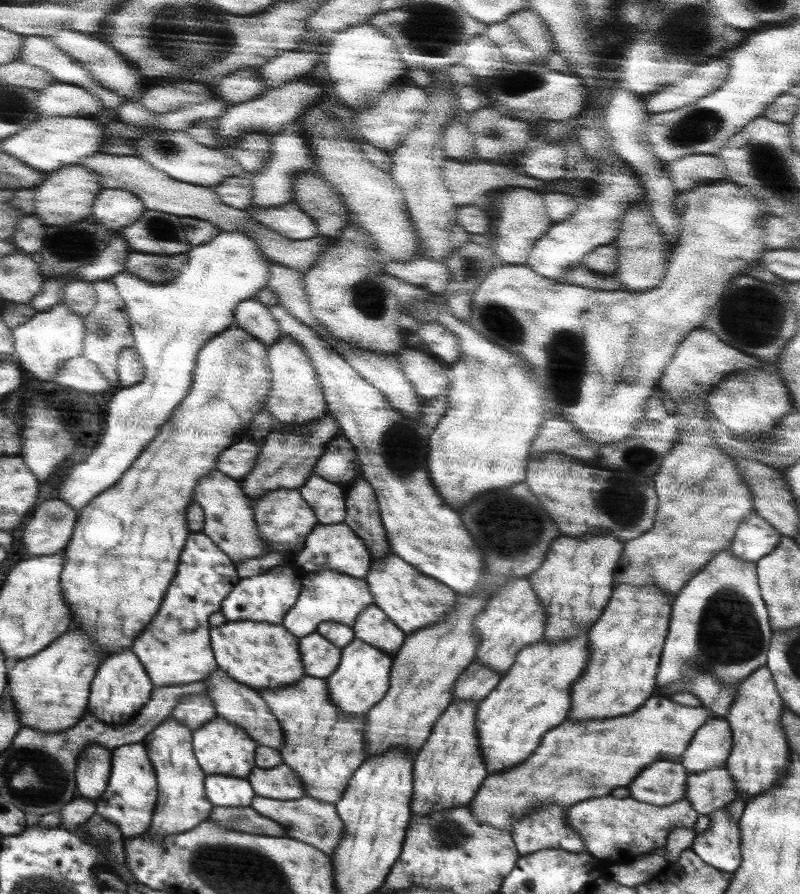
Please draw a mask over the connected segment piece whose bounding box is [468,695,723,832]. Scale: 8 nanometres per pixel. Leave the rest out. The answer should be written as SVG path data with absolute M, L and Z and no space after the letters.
M655 695L647 701L648 704L639 706L636 712L630 713L620 717L604 718L604 720L584 720L584 722L564 722L564 726L555 726L554 730L551 730L552 734L548 732L546 736L543 737L542 745L535 751L535 753L519 763L517 766L512 766L508 770L500 773L494 773L486 778L482 785L480 785L479 792L476 792L474 800L470 801L468 806L474 812L475 817L480 821L485 821L486 823L491 823L495 827L504 829L512 832L512 824L520 820L520 817L528 816L528 813L532 812L532 809L540 809L542 805L548 805L551 802L556 805L566 805L570 807L578 802L586 801L592 798L592 796L606 796L610 794L614 788L618 786L628 786L640 772L642 768L646 768L648 764L656 762L656 760L672 760L672 762L680 762L680 756L684 753L684 750L688 749L688 744L690 740L694 740L695 734L699 729L702 729L709 721L714 721L717 717L723 718L722 716L716 716L711 710L700 707L691 707L682 705L680 703L675 703L669 696L659 696Z

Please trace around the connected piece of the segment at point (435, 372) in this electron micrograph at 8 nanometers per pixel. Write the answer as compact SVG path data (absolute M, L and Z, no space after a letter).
M405 348L396 356L412 386L425 400L447 395L450 389L448 370L442 368L435 357L424 352Z

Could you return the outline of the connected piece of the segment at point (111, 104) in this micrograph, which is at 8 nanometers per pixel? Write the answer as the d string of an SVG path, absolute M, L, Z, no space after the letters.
M27 35L18 61L50 70L58 81L70 82L90 90L94 96L98 96L106 104L107 108L115 109L128 101L126 96L98 82L94 74L80 60L62 50L52 38Z

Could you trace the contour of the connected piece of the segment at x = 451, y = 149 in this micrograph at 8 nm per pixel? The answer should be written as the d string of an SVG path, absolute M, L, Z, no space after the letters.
M454 120L447 130L444 130L444 149L448 159L454 159L463 163L478 161L476 150L473 148L473 137L466 124Z

